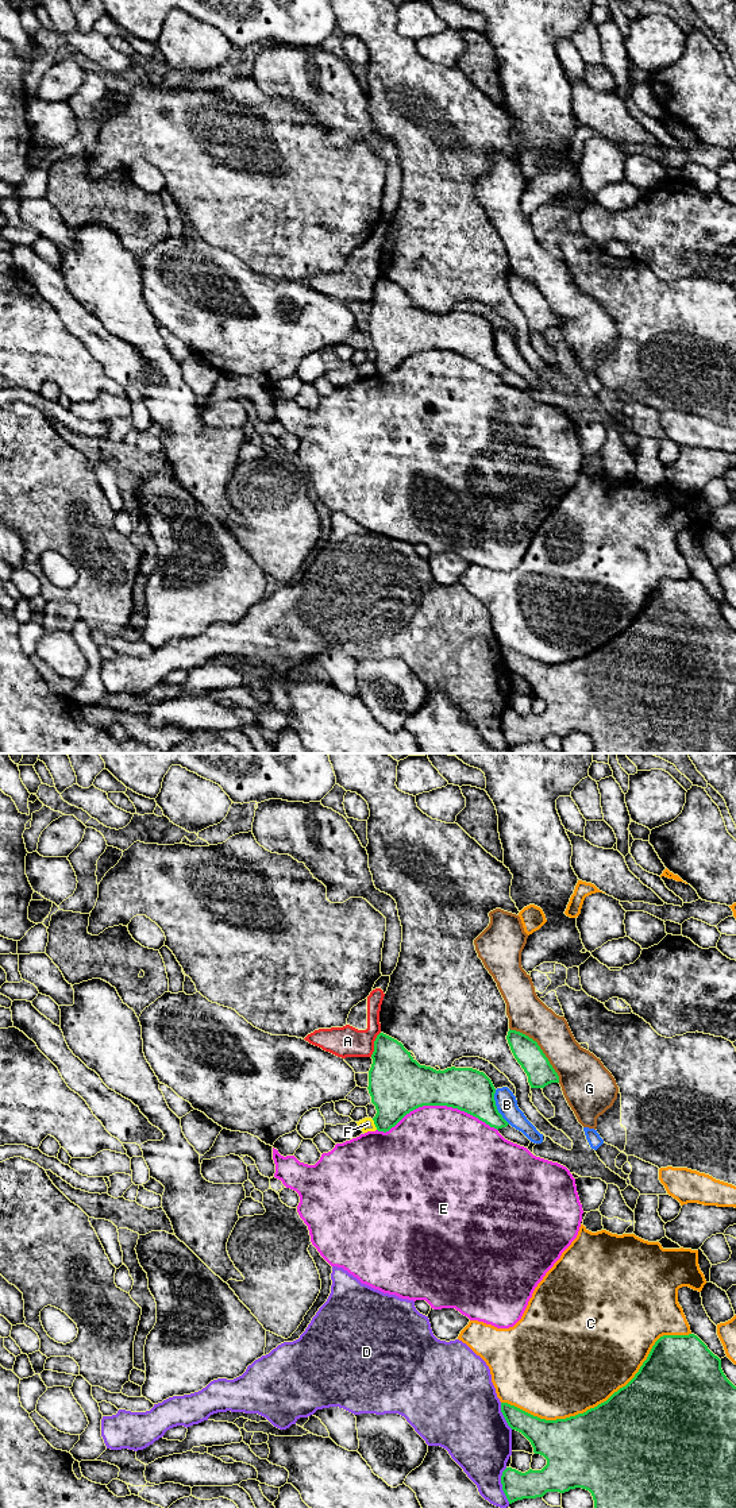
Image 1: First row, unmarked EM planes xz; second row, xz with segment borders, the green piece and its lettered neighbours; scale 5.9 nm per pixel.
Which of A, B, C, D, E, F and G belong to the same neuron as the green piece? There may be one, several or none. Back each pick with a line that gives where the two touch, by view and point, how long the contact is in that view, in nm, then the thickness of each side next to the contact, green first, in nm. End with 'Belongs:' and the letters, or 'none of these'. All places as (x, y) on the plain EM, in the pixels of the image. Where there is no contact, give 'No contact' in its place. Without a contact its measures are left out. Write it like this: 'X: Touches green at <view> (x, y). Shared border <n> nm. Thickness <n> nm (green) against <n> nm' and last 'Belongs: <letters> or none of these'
Belongs: none of these

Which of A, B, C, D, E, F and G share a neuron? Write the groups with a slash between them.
A / B / C / D / E / F / G

